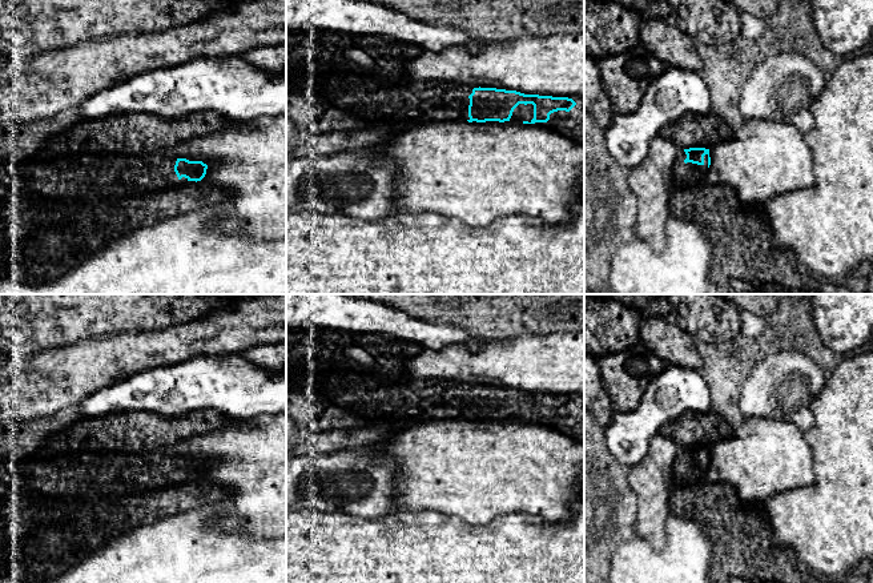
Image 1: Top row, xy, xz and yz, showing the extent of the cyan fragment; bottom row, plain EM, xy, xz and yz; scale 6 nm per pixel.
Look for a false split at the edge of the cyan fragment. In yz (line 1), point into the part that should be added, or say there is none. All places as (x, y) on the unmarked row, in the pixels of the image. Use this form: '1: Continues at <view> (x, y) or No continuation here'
1: Continues at yz (683, 473)

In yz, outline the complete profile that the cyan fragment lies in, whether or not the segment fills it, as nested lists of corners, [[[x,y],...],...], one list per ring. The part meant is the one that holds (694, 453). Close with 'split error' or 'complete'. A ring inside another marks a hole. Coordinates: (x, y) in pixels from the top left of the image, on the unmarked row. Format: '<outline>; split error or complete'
[[[689,446],[677,449],[671,469],[671,488],[707,481],[711,463],[709,447]]]; split error

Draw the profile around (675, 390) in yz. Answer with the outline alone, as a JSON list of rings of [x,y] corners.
[[[665,365],[649,382],[640,405],[629,413],[613,411],[611,423],[604,429],[608,451],[623,466],[631,469],[640,463],[649,450],[651,439],[659,430],[680,418],[684,413],[707,413],[712,409],[712,393],[701,371]]]

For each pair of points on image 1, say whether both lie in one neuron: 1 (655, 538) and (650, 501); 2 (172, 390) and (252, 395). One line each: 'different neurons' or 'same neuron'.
1: same neuron
2: same neuron

